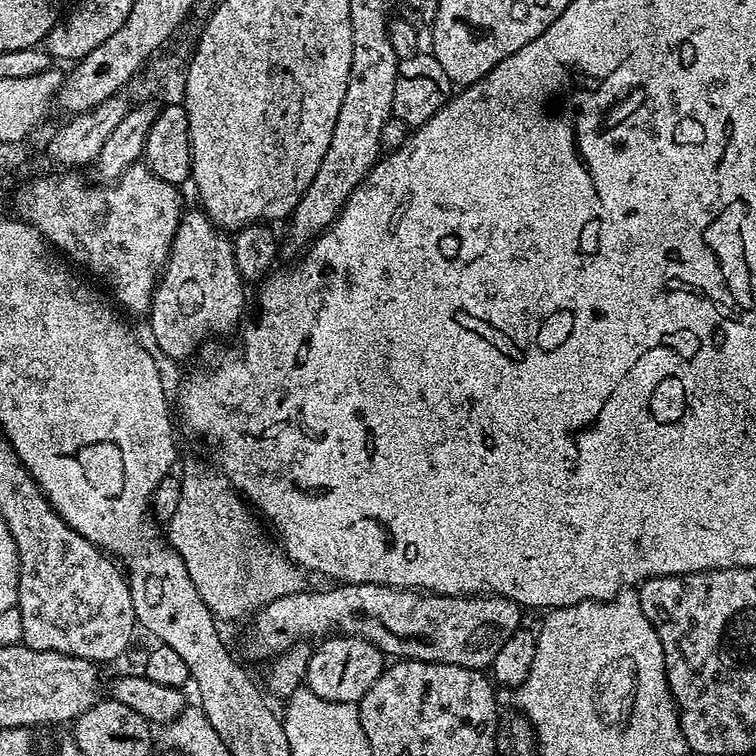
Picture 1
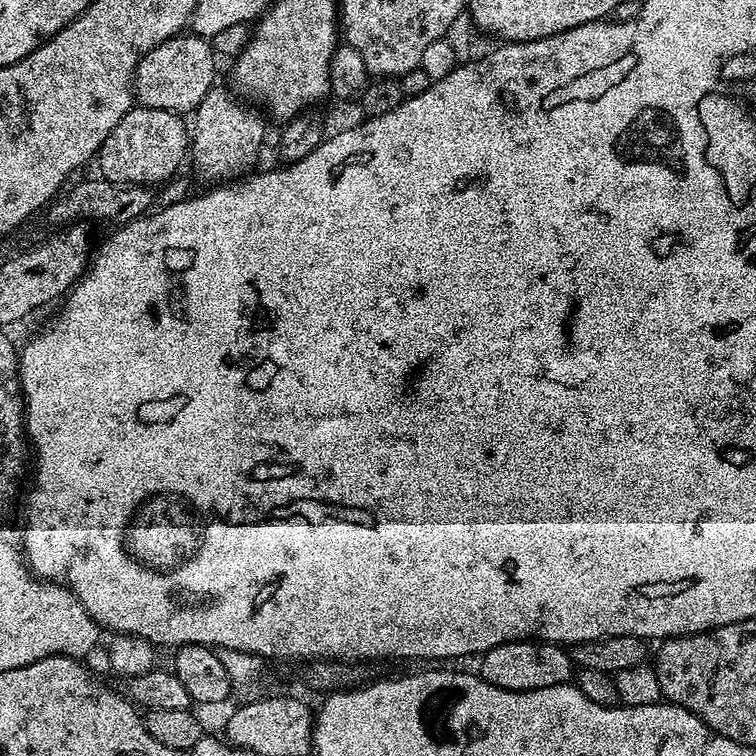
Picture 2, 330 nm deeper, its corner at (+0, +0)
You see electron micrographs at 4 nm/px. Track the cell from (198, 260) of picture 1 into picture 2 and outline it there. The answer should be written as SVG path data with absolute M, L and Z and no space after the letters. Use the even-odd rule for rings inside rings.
M213 86L202 98L194 110L196 121L190 124L190 164L192 160L192 168L204 186L223 186L251 173L252 163L264 144L265 117L260 117L255 107L237 99L227 87L220 87Z

